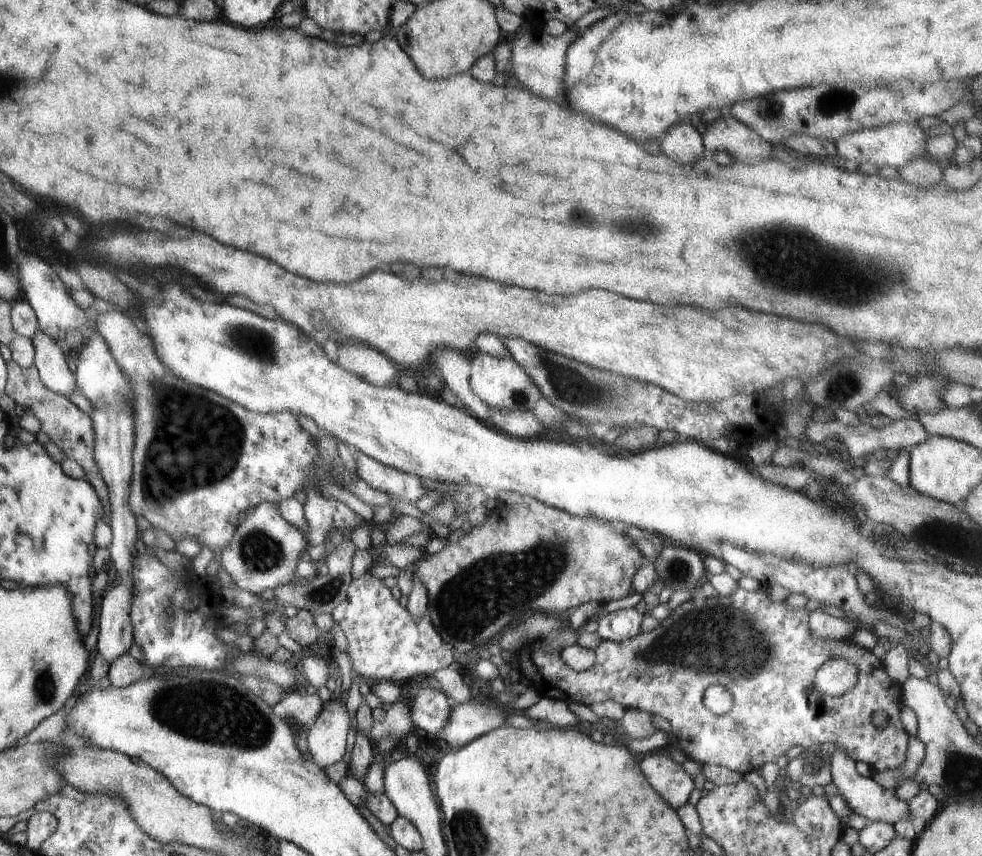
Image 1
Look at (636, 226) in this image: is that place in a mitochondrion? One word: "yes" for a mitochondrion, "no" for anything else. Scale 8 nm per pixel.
yes

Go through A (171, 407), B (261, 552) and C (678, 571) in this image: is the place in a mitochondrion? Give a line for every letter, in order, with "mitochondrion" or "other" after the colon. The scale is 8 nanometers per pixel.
A: mitochondrion
B: mitochondrion
C: mitochondrion

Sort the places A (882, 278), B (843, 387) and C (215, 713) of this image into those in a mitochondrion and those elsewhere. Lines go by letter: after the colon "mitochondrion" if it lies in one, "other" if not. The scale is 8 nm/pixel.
A: mitochondrion
B: mitochondrion
C: mitochondrion

